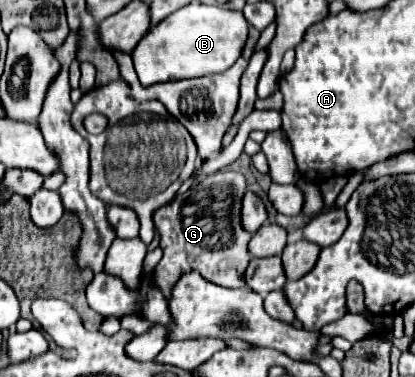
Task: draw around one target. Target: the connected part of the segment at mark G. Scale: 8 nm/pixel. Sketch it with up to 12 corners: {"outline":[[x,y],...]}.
{"outline":[[205,176],[157,210],[165,300],[185,272],[243,288],[247,182]]}

